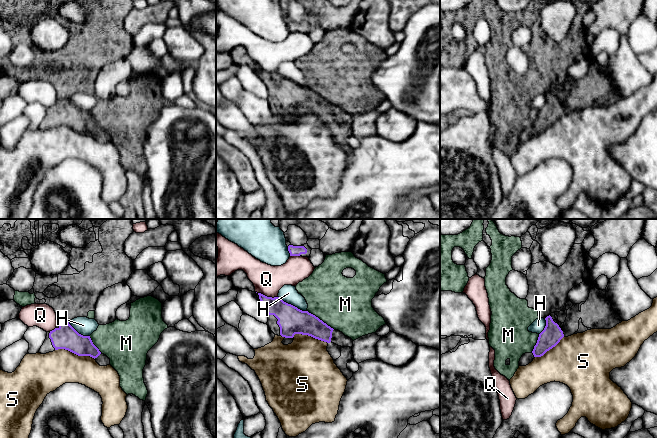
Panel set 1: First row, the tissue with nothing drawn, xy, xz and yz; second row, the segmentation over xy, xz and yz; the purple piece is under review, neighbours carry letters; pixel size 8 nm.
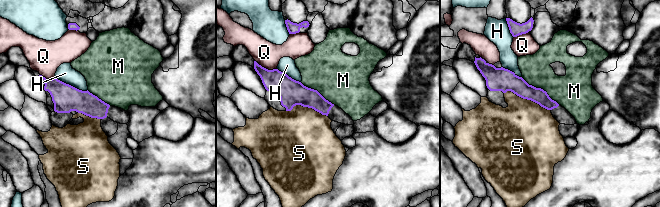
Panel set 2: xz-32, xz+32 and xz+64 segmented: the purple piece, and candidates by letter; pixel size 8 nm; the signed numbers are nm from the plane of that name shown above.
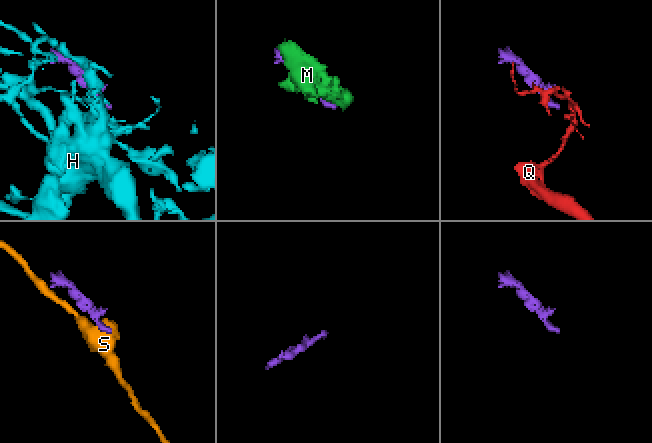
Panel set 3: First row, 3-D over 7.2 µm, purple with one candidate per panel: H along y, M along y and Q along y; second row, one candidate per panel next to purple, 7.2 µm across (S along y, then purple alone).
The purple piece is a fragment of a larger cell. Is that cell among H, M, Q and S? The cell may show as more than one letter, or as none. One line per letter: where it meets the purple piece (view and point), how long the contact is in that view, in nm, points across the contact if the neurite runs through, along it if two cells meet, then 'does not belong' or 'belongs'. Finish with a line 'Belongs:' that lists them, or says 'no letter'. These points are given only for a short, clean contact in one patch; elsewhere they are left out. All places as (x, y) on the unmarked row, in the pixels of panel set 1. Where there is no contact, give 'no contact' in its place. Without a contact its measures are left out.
H: contact xz (292, 81); length 260 nm; does not belong
M: contact xz (321, 96); length 280 nm; border xz (307, 86), (334, 105); does not belong
Q: contact xz (266, 72); length 180 nm; does not belong
S: contact xy (75, 129); length 340 nm; does not belong
Belongs: no letter

